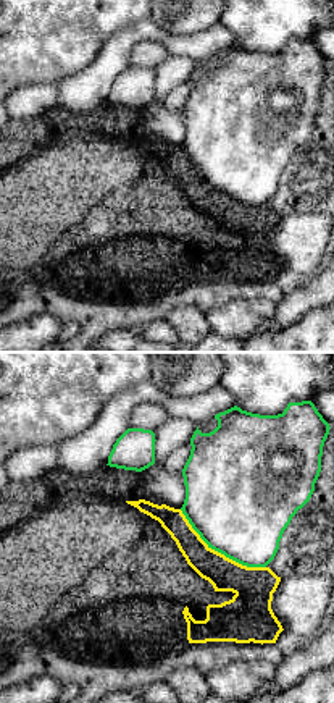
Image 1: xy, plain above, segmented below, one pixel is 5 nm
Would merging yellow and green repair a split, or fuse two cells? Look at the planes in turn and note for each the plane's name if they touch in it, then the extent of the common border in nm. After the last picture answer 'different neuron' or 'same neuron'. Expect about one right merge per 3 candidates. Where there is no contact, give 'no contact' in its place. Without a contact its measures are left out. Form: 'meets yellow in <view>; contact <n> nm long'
meets yellow in xy; contact 500 nm long

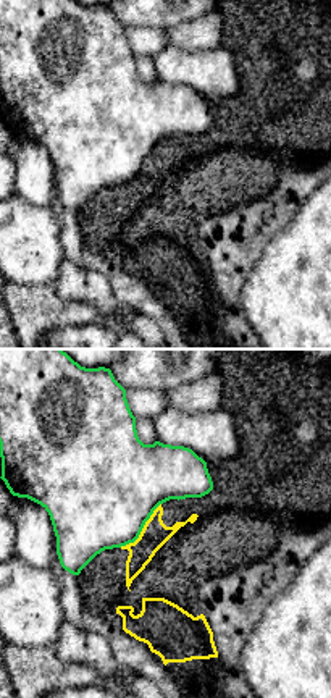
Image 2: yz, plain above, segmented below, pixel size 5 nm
meets yellow in yz; contact 300 nm long

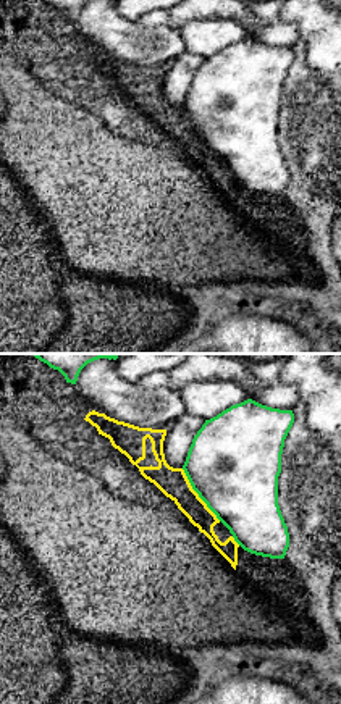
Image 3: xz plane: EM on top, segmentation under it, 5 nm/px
meets yellow in xz; contact 320 nm long

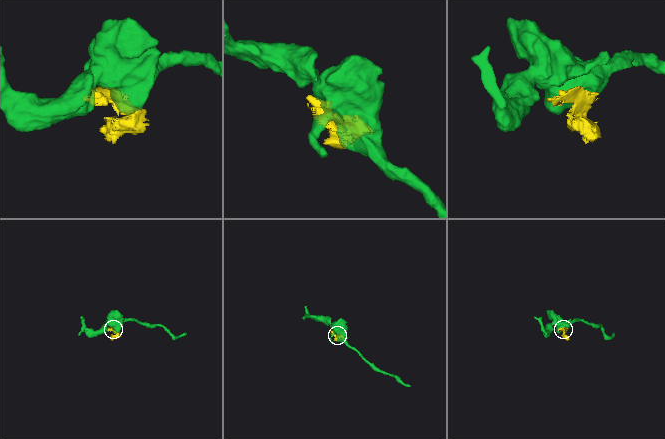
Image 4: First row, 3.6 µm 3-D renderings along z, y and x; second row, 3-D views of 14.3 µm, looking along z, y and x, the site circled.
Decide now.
different neuron

